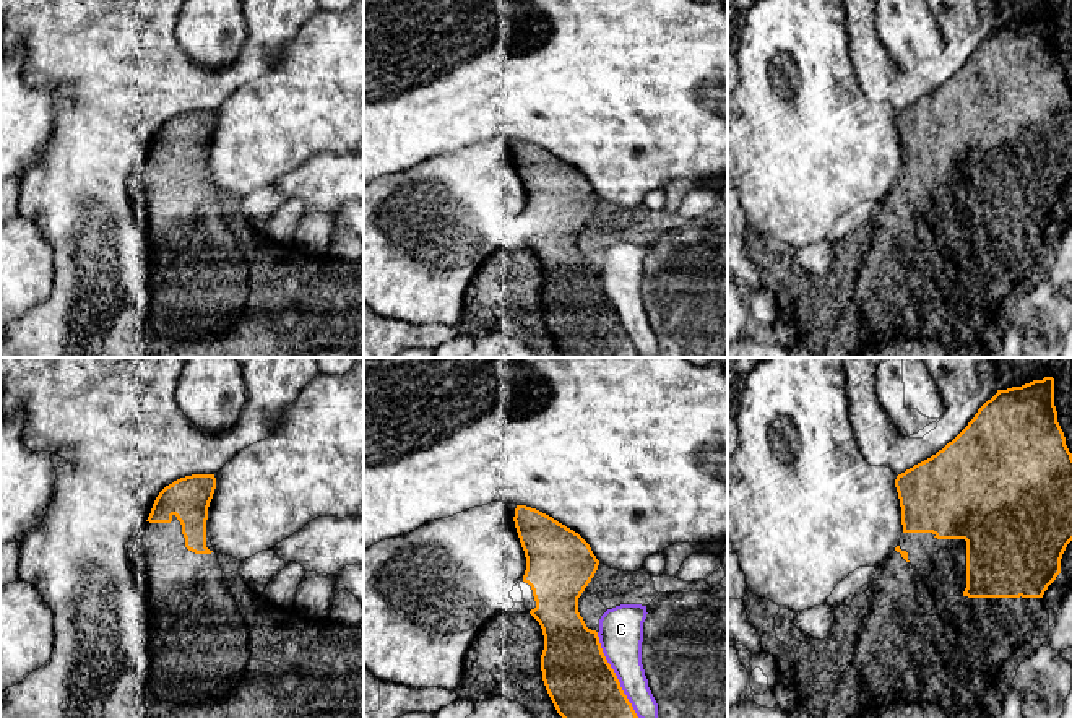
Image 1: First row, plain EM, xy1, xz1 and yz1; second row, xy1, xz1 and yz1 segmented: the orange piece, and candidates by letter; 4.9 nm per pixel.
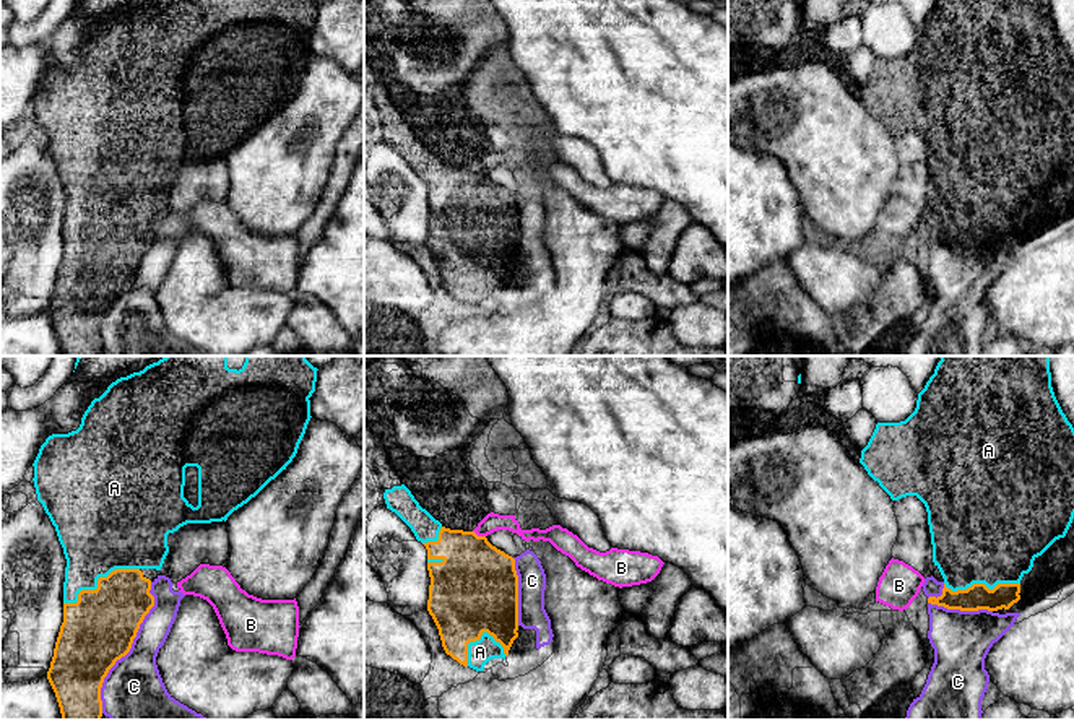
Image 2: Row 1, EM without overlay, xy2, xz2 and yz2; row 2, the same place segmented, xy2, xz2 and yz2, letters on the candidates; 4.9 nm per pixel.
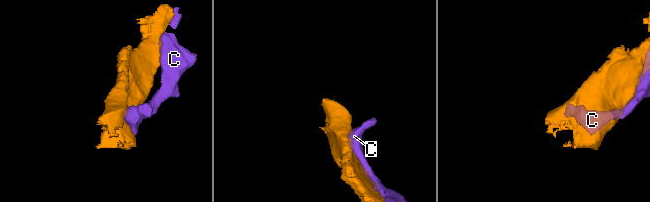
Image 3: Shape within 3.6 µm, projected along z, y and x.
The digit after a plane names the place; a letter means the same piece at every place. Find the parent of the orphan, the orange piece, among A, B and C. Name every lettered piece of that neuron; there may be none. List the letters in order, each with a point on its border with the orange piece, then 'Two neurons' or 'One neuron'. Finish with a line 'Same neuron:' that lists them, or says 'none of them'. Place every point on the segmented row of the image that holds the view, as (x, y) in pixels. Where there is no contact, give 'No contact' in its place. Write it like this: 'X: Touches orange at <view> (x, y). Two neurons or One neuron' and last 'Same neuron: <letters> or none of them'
A: Touches orange at xy2 (98, 582). One neuron
B: Touches orange at xz2 (480, 537). Two neurons
C: Touches orange at xy2 (130, 647). Two neurons
Same neuron: A

